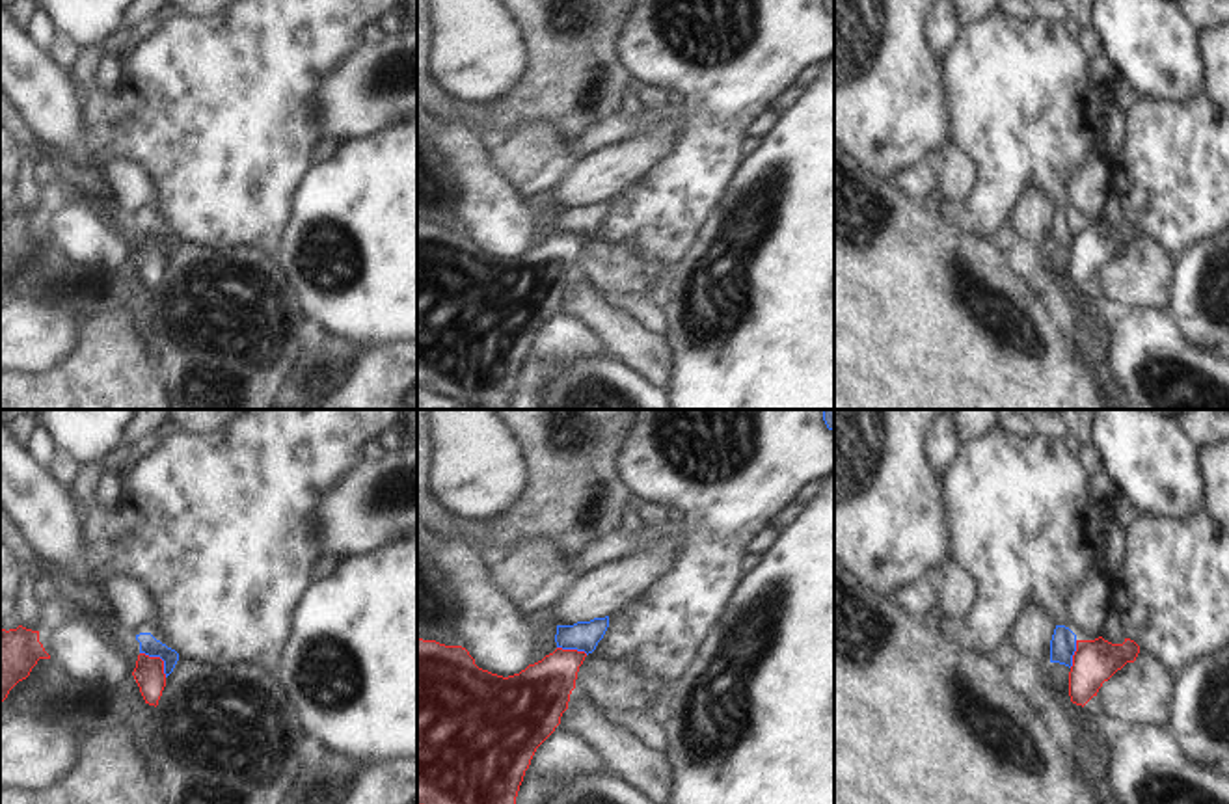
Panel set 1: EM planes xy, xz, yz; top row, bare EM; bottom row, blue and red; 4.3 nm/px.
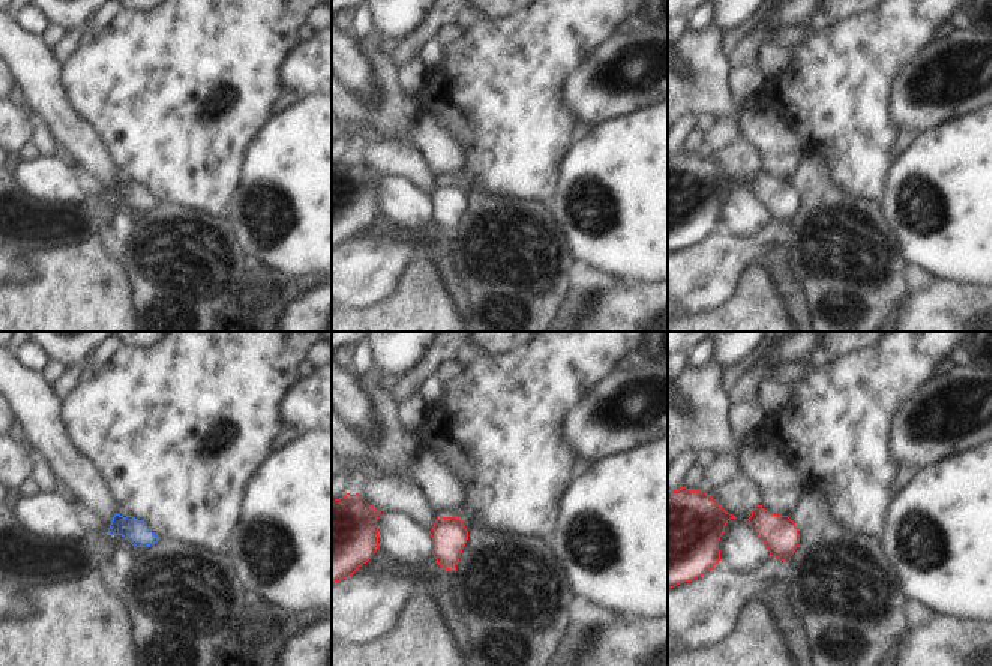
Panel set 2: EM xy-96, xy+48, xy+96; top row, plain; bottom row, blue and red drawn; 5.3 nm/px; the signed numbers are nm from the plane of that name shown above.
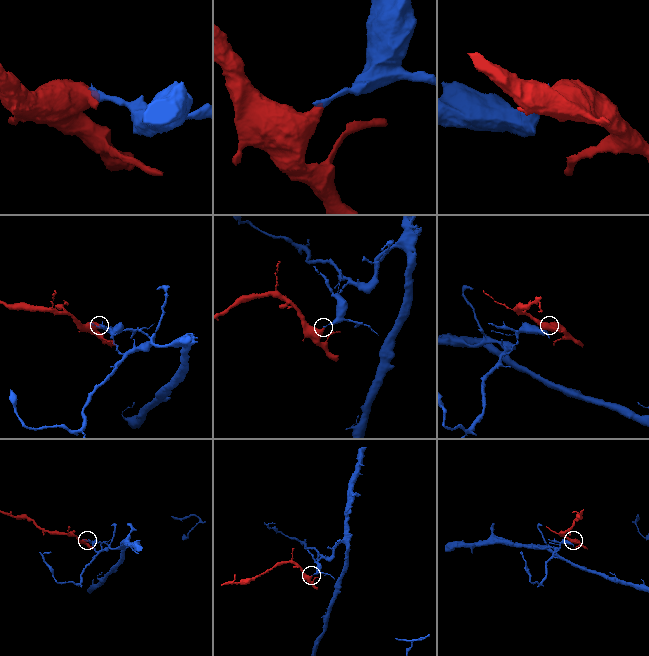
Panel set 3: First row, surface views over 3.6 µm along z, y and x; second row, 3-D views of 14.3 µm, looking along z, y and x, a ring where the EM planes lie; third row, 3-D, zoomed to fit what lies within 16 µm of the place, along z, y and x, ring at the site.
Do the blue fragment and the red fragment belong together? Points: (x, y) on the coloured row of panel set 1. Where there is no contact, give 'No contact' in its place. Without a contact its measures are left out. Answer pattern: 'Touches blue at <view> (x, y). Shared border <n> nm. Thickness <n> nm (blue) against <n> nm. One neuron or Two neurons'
Touches blue at xy (159, 656). Shared border 160 nm. Thickness 80 nm (blue) against 130 nm. Two neurons

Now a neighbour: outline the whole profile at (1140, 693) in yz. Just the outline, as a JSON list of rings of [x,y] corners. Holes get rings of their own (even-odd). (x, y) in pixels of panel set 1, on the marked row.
[[[1140,650],[1134,663],[1127,663],[1099,689],[1099,717],[1115,720],[1119,730],[1166,730],[1173,720],[1173,683],[1175,676],[1160,659]]]

